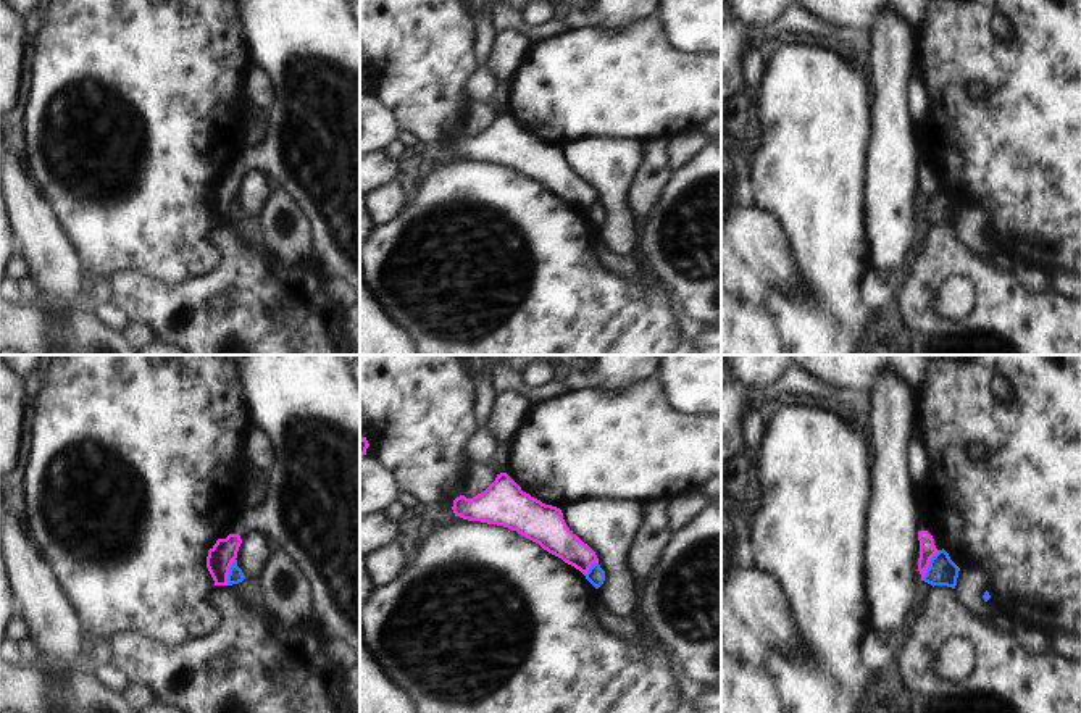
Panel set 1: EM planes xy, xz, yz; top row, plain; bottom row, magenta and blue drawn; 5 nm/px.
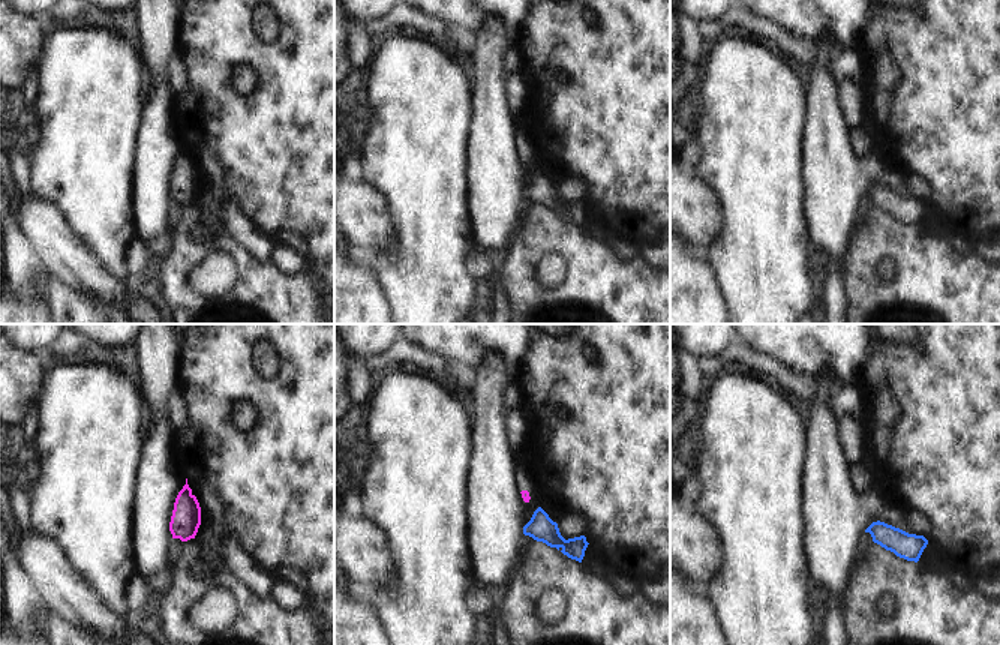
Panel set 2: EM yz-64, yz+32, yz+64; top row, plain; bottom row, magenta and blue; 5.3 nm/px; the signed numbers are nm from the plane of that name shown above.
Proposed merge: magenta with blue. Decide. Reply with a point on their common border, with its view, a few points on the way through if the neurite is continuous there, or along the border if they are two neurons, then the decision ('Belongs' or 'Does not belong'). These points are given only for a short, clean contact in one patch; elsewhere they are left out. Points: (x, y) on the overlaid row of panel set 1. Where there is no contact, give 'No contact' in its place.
Touches magenta at yz (928, 565). Boundary: yz (939, 550), (931, 558), (922, 579). Does not belong

